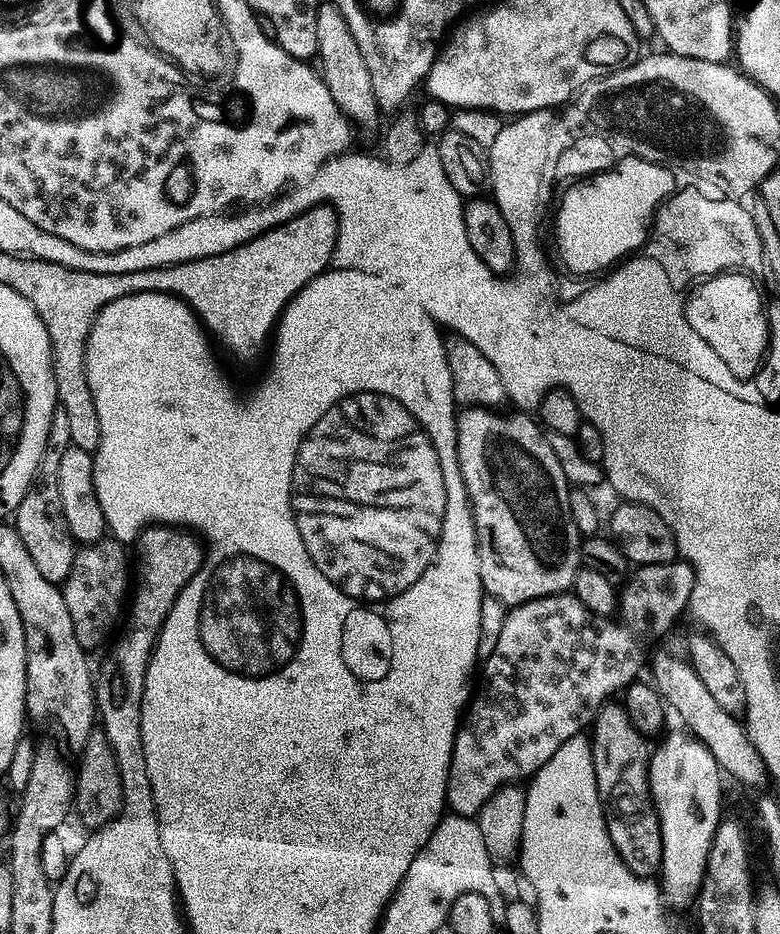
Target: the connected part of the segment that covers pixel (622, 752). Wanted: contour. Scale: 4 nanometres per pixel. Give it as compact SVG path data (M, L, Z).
M609 702L600 709L590 729L590 739L610 842L614 842L614 850L618 850L622 862L635 876L643 880L659 877L664 866L662 826L648 781L653 749L648 748L649 741L635 728L620 702Z

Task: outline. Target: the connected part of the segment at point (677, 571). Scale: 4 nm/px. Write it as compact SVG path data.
M683 562L662 566L641 567L640 572L623 585L619 593L619 615L632 622L636 632L649 632L652 636L664 636L680 620L680 615L692 603L696 572Z

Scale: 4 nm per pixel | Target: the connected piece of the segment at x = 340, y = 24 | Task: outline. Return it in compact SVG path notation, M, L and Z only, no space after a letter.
M321 3L316 29L320 47L318 68L334 102L357 129L378 127L382 105L374 94L372 75L366 67L366 58L362 58L362 50L358 50L358 42L354 38L354 34L350 34L350 26L346 26L346 18L342 18L335 3Z

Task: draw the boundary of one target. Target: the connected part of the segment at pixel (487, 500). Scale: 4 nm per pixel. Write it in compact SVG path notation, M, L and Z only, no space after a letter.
M471 408L463 409L456 421L456 449L458 450L459 468L463 472L463 481L466 482L468 499L472 502L472 516L476 520L476 541L480 543L480 569L482 570L482 582L485 593L491 599L496 600L505 609L520 608L523 604L529 604L535 600L549 600L552 596L571 593L576 577L582 572L582 537L572 520L570 510L570 498L573 489L568 483L566 474L559 465L558 458L551 449L549 440L541 425L524 412L513 412L510 416L505 413L495 412L491 409Z

